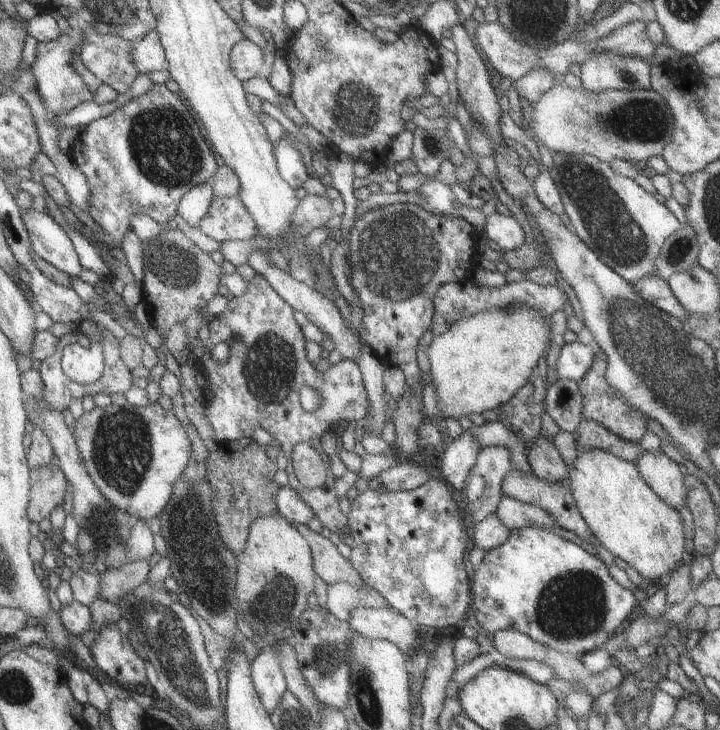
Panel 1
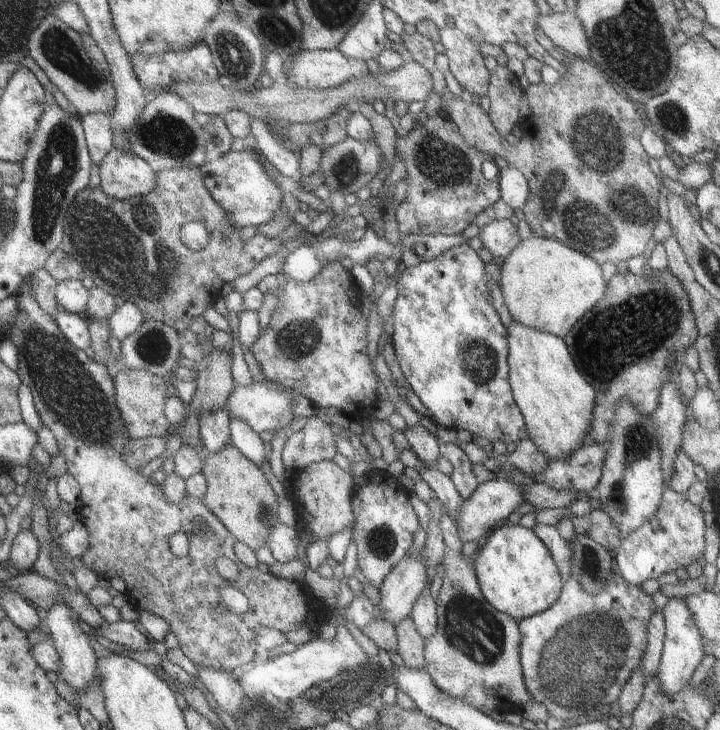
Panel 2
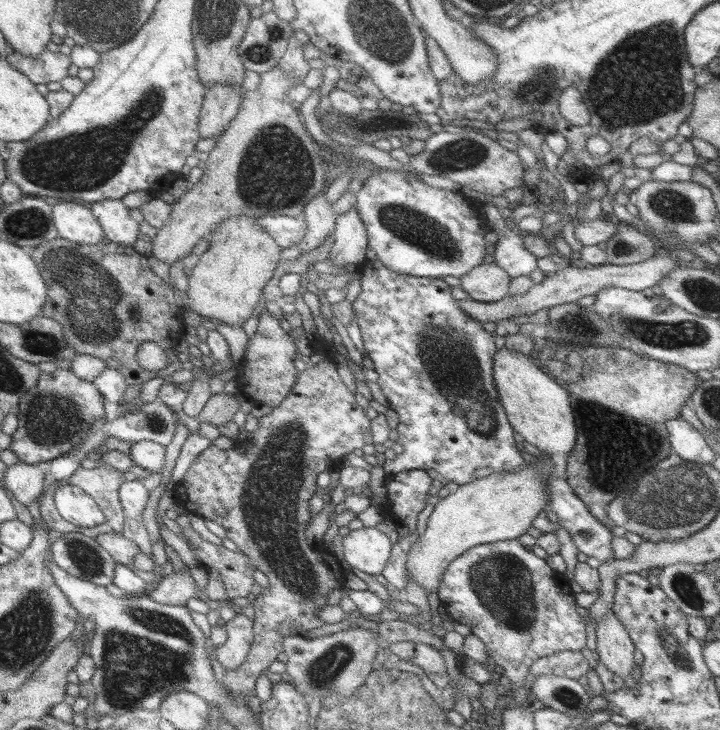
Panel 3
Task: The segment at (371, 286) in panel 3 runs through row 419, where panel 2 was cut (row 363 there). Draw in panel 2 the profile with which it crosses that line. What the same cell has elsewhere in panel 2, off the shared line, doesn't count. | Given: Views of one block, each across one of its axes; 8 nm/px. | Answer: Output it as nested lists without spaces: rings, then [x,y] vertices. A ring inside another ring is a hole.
[[[461,243],[447,248],[431,260],[405,267],[401,274],[396,275],[391,346],[405,382],[429,411],[431,422],[441,428],[467,430],[473,437],[482,436],[489,441],[516,443],[526,437],[526,432],[509,386],[506,329],[491,305],[488,275],[483,264],[467,243]]]

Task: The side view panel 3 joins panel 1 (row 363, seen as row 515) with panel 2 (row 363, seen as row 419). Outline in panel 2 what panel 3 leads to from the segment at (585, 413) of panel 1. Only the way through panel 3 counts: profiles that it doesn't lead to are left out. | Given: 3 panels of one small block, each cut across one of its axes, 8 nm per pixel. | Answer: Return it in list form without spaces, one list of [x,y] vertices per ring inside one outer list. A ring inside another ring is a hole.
[[[668,268],[654,271],[653,276],[643,276],[641,272],[632,274],[627,271],[621,274],[615,271],[606,286],[607,290],[604,290],[601,300],[573,324],[567,336],[562,337],[569,356],[573,356],[574,365],[587,384],[595,390],[595,406],[587,436],[589,442],[597,444],[607,440],[607,424],[613,418],[613,404],[617,398],[625,398],[643,416],[649,416],[655,410],[660,388],[669,376],[669,358],[675,352],[685,351],[696,337],[694,316],[685,290]]]

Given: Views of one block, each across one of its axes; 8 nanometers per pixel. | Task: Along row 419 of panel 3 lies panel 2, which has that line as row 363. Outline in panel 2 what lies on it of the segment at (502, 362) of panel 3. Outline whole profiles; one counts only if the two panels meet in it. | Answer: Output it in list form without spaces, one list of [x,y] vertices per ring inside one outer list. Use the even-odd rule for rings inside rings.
[[[509,322],[505,333],[507,368],[513,402],[523,417],[526,437],[546,460],[557,460],[589,442],[587,430],[595,406],[595,390],[569,358],[560,336]]]

